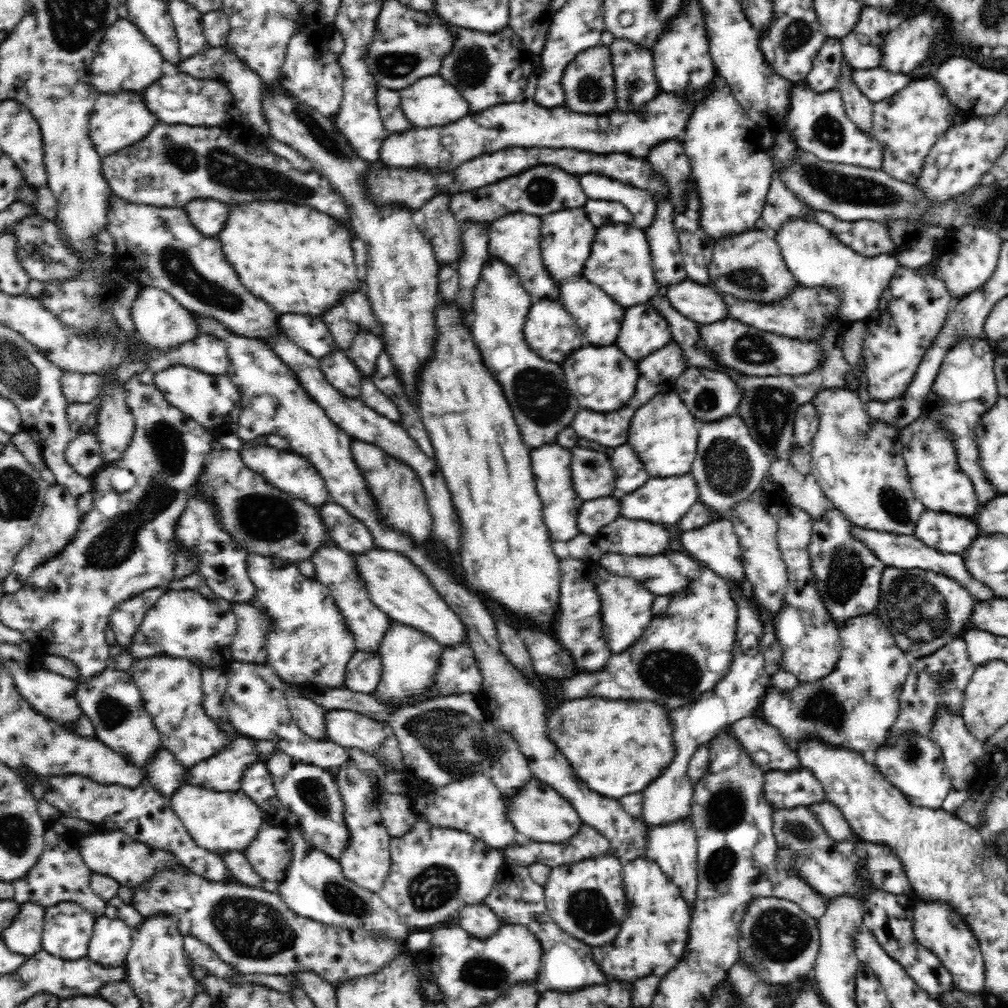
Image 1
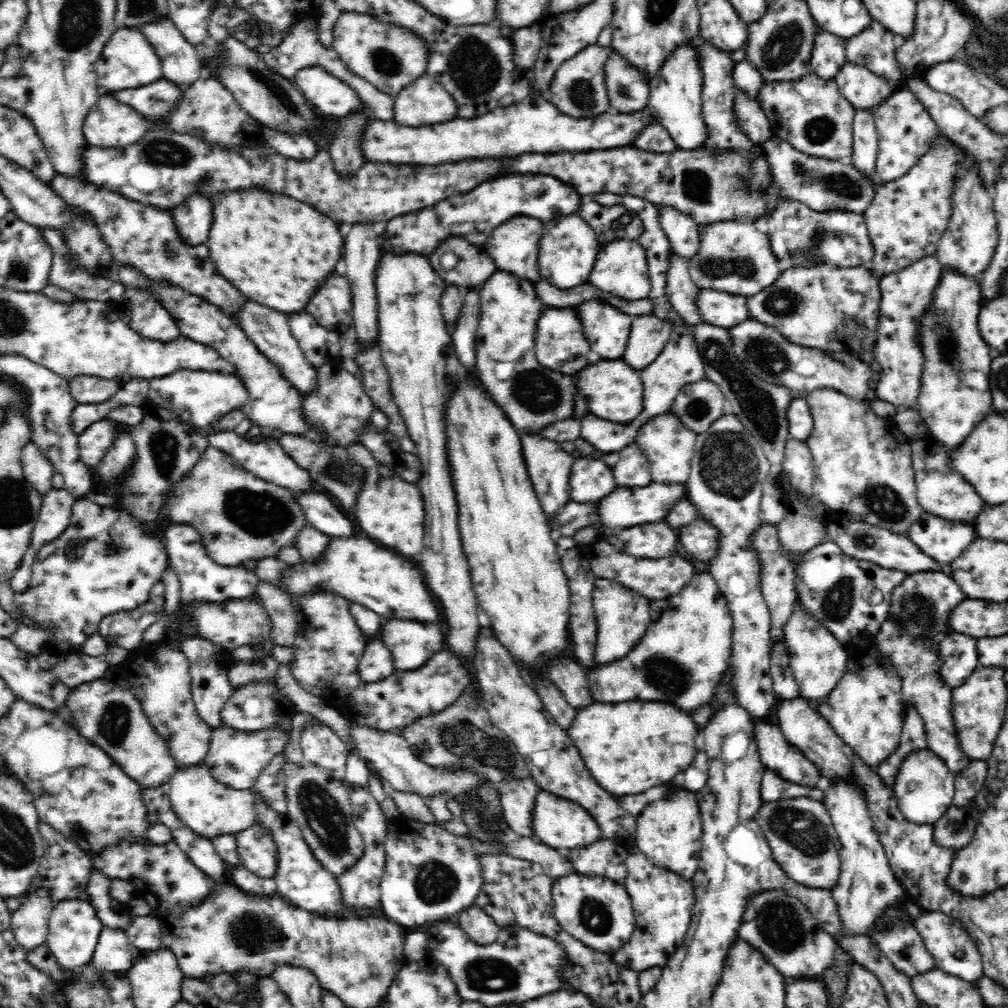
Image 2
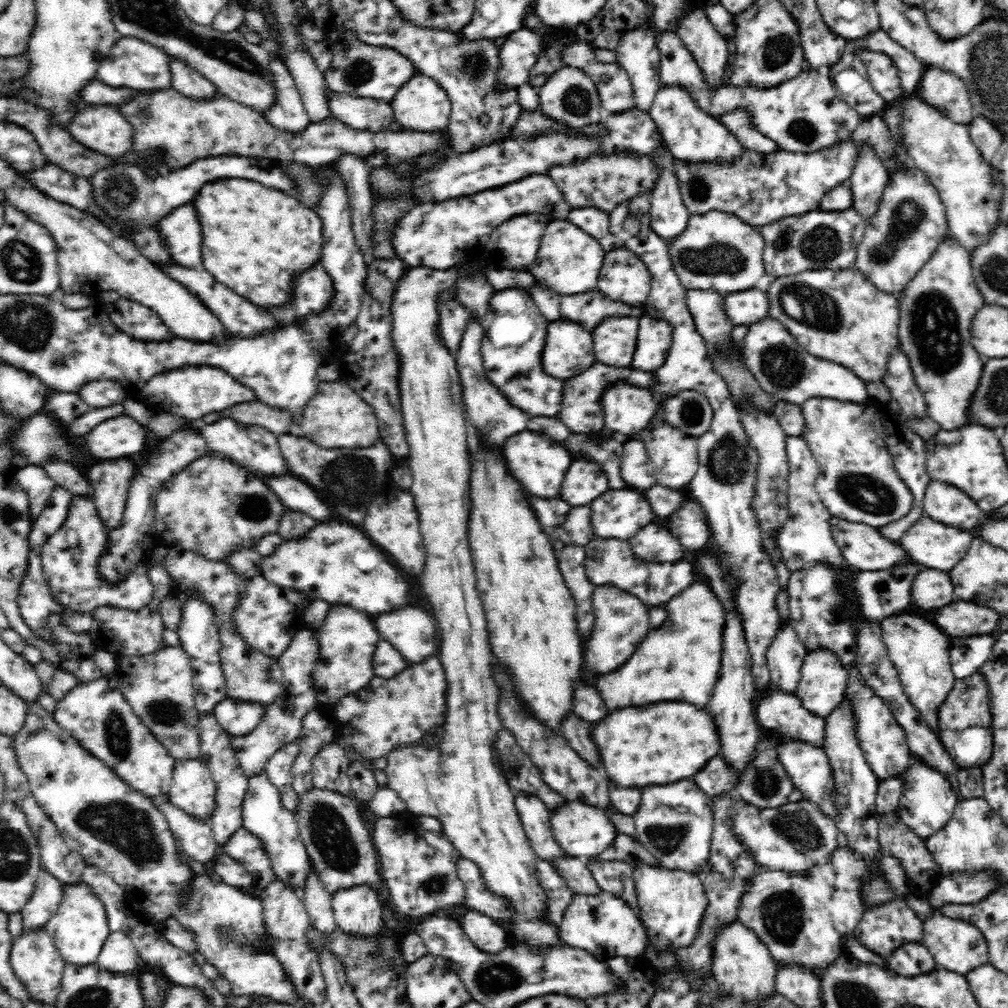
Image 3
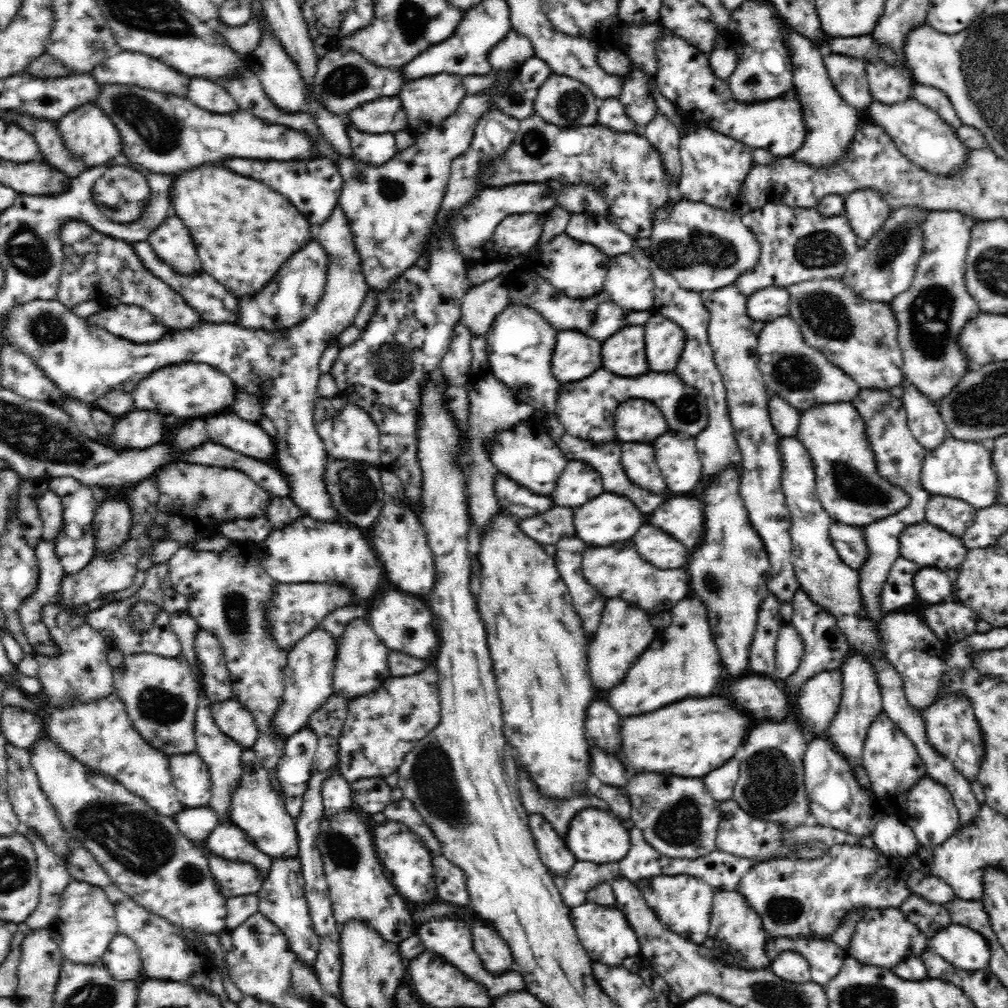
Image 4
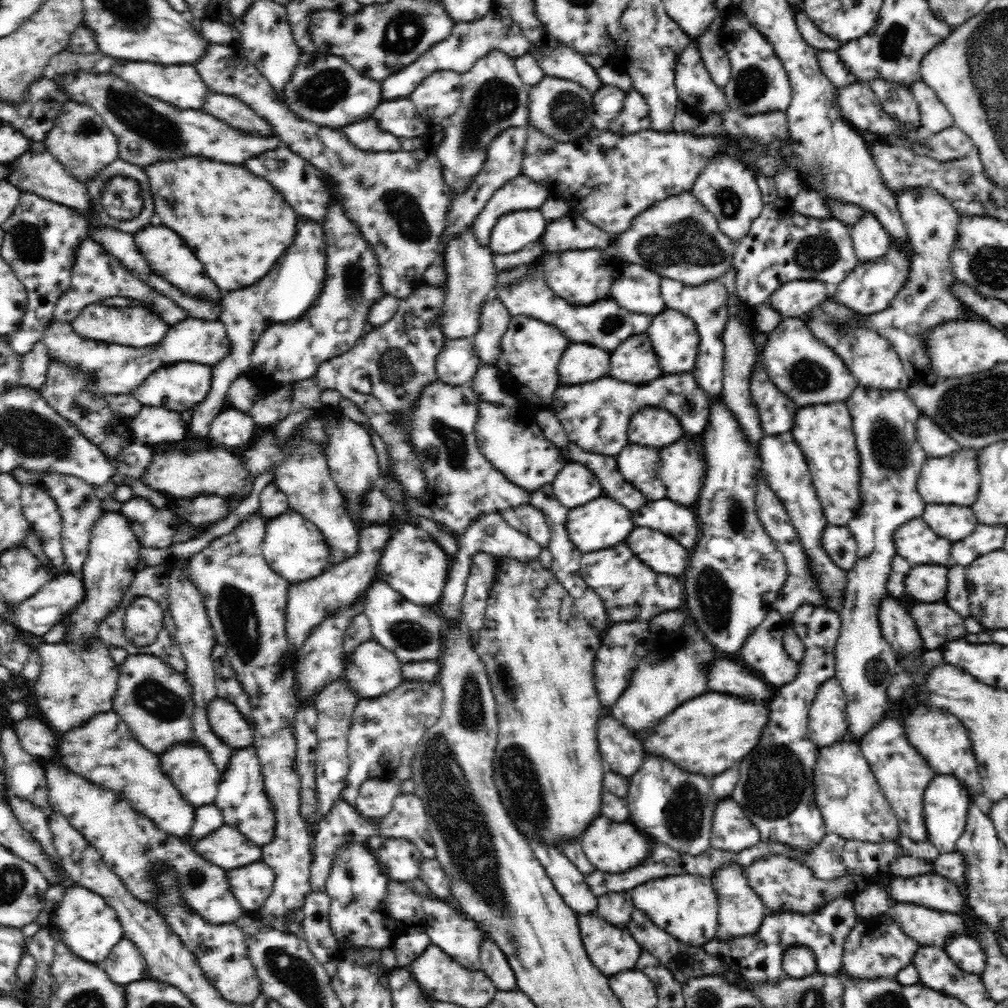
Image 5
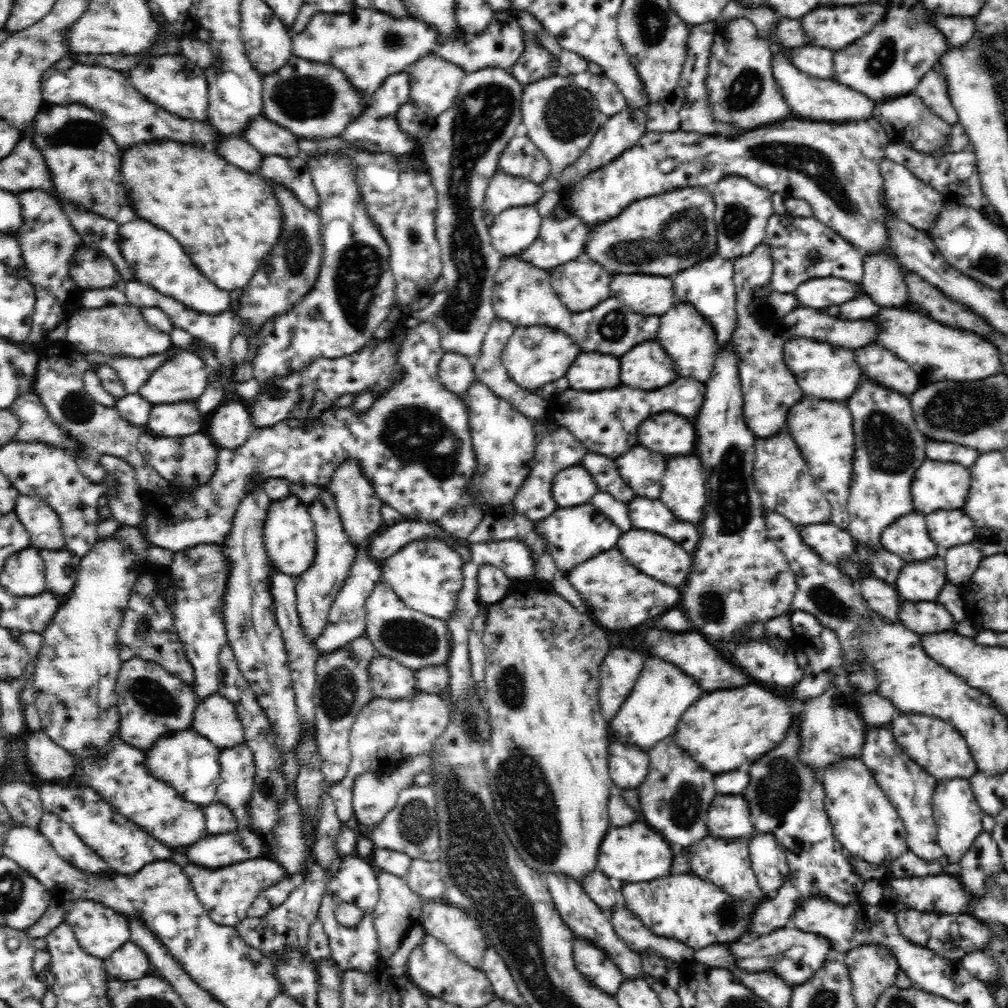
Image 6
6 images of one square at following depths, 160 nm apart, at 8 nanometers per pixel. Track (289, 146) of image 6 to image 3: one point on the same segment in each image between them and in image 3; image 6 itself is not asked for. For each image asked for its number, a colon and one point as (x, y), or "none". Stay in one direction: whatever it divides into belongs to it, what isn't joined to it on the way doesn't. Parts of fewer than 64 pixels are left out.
3: (190, 83)
4: (209, 95)
5: (232, 111)

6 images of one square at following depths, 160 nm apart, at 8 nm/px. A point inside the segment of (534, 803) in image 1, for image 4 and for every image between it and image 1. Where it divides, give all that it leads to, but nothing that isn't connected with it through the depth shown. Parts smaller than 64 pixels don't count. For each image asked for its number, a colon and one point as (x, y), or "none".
2: (561, 824)
3: (583, 831)
4: (596, 836)

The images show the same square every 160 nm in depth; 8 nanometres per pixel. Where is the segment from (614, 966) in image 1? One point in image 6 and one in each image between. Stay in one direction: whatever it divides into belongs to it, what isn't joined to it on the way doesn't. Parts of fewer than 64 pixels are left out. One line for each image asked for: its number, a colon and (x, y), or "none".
2: (663, 901)
3: (672, 904)
4: (683, 903)
5: (686, 906)
6: (684, 907)

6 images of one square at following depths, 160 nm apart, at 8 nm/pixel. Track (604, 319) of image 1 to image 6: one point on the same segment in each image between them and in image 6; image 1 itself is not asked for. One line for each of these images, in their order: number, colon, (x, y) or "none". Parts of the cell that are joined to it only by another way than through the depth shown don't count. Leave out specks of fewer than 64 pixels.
2: (607, 328)
3: (615, 341)
4: (624, 354)
5: (635, 362)
6: (648, 367)

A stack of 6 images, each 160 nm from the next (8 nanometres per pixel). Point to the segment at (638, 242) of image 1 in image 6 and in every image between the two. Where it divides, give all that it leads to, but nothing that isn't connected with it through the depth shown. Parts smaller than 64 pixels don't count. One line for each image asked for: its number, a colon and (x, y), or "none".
2: (621, 268)
3: (624, 277)
4: (632, 287)
5: (637, 289)
6: (645, 294)

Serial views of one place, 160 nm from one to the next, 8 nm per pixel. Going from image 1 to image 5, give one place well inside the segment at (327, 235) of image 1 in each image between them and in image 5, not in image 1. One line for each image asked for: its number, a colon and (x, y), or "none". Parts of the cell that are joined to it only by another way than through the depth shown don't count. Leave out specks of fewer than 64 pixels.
2: (275, 250)
3: (254, 239)
4: (243, 230)
5: (237, 223)

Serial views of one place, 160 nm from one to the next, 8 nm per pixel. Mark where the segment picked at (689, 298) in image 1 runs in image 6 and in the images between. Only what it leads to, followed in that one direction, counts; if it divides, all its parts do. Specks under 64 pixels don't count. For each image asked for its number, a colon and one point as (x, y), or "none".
2: (721, 309)
3: (746, 307)
4: (770, 303)
5: (797, 298)
6: (815, 293)

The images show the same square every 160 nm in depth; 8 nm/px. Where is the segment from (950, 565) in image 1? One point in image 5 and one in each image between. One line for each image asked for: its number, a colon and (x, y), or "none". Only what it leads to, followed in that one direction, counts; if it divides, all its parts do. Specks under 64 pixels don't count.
2: (862, 541)
3: (863, 547)
4: (848, 541)
5: (838, 544)

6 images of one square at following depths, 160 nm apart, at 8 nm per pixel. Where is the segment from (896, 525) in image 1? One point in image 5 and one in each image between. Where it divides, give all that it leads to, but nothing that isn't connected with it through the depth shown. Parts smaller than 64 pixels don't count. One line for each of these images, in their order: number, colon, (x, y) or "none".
2: (863, 470)
3: (857, 481)
4: (849, 489)
5: (824, 432)

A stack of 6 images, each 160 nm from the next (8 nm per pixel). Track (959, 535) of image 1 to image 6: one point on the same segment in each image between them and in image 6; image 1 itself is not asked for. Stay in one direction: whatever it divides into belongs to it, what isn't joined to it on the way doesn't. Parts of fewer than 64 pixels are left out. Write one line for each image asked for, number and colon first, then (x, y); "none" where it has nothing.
2: (944, 540)
3: (935, 545)
4: (921, 544)
5: (914, 540)
6: (907, 537)

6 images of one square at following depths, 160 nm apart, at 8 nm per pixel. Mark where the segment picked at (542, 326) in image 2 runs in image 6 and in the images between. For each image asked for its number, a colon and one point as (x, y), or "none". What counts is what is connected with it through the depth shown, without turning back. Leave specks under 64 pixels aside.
3: (569, 351)
4: (576, 356)
5: (581, 364)
6: (594, 372)

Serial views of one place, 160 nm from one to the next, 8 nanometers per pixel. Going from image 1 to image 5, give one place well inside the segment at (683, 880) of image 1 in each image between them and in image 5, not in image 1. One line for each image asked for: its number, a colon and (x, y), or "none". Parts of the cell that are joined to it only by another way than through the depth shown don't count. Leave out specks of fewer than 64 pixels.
2: (669, 831)
3: (675, 822)
4: (678, 816)
5: (674, 807)

